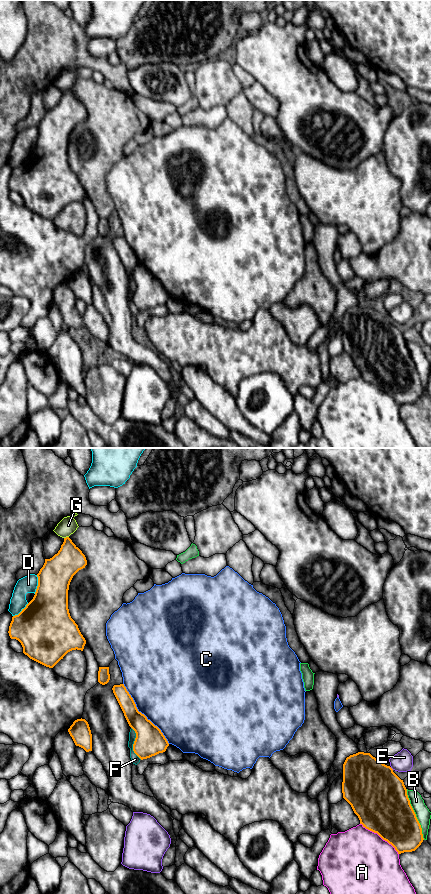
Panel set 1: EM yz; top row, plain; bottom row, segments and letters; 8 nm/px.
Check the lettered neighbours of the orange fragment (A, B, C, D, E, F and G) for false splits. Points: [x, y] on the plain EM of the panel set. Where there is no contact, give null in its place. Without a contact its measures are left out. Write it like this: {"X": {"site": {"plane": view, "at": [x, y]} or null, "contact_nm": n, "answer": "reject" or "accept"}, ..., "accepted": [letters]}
{"A": {"site": {"plane": "yz", "at": [380, 388]}, "contact_nm": 400, "answer": "reject"}, "B": {"site": {"plane": "yz", "at": [415, 366]}, "contact_nm": 440, "answer": "reject"}, "C": {"site": {"plane": "yz", "at": [141, 265]}, "contact_nm": 600, "answer": "reject"}, "D": {"site": {"plane": "yz", "at": [38, 136]}, "contact_nm": 150, "answer": "reject"}, "E": {"site": {"plane": "yz", "at": [391, 320]}, "contact_nm": 40, "answer": "reject"}, "F": {"site": {"plane": "yz", "at": [134, 295]}, "contact_nm": 280, "answer": "reject"}, "G": {"site": {"plane": "yz", "at": [66, 89]}, "contact_nm": 40, "answer": "reject"}, "accepted": []}

